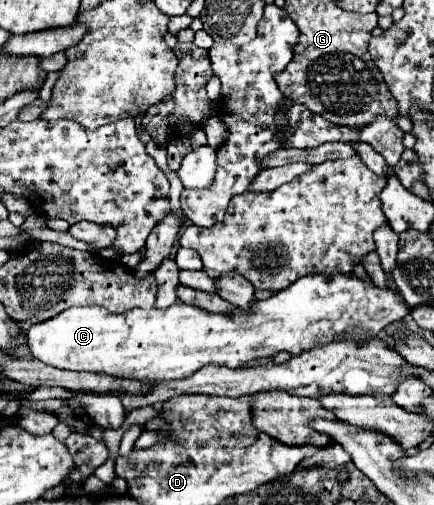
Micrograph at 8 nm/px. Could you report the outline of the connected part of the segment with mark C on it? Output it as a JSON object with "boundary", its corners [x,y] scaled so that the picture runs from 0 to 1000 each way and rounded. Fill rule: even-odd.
{"boundary":[[[707,545],[629,588],[592,596],[588,616],[574,620],[551,616],[551,624],[495,624],[426,600],[408,600],[389,612],[302,612],[288,620],[251,620],[237,608],[196,604],[164,608],[108,636],[71,644],[58,663],[76,707],[131,731],[219,735],[320,754],[385,754],[440,747],[472,723],[518,723],[541,731],[578,711],[624,707],[643,695],[684,703],[707,687],[735,687],[744,679],[772,675],[772,663],[809,663],[809,655],[855,655],[855,663],[869,663],[887,644],[929,632],[942,616],[947,612],[915,580],[901,572],[873,572],[859,560],[836,560],[818,545],[767,552],[744,545]]]}

